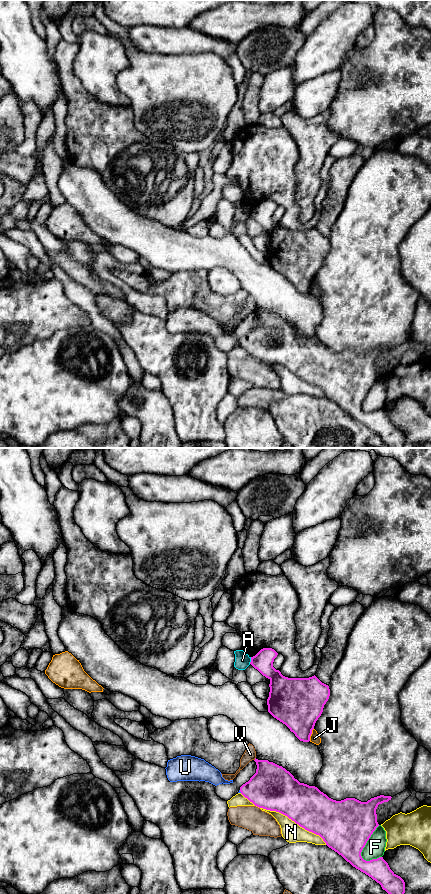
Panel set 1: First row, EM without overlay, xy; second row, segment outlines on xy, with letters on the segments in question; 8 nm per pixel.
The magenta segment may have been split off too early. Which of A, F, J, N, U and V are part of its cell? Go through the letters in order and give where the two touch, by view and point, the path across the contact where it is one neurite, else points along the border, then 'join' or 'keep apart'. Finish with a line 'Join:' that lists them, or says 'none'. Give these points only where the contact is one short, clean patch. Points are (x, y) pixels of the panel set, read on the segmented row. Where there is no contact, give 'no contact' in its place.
A: meets magenta in xy at (251, 660); border along xy (251, 657), (249, 663); keep apart
F: meets magenta in xy at (366, 842); keep apart
J: meets magenta in xy at (310, 734); keep apart
N: meets magenta in xy at (284, 814); keep apart
U: meets magenta in xy at (240, 791); keep apart
V: meets magenta in xy at (255, 759); keep apart
Join: none

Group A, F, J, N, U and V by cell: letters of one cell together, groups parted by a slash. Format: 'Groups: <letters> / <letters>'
Groups: A / F / J / N / U / V

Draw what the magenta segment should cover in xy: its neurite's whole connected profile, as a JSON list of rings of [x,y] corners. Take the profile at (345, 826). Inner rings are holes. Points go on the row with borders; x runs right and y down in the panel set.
[[[255,758],[254,761],[257,765],[256,773],[240,787],[240,792],[245,798],[259,808],[279,812],[305,830],[319,835],[329,848],[379,883],[388,894],[405,893],[404,880],[390,869],[383,857],[366,861],[361,856],[367,841],[379,826],[376,809],[379,804],[391,800],[391,796],[380,795],[367,802],[355,798],[336,801],[317,787],[300,783],[282,766],[268,760]]]

